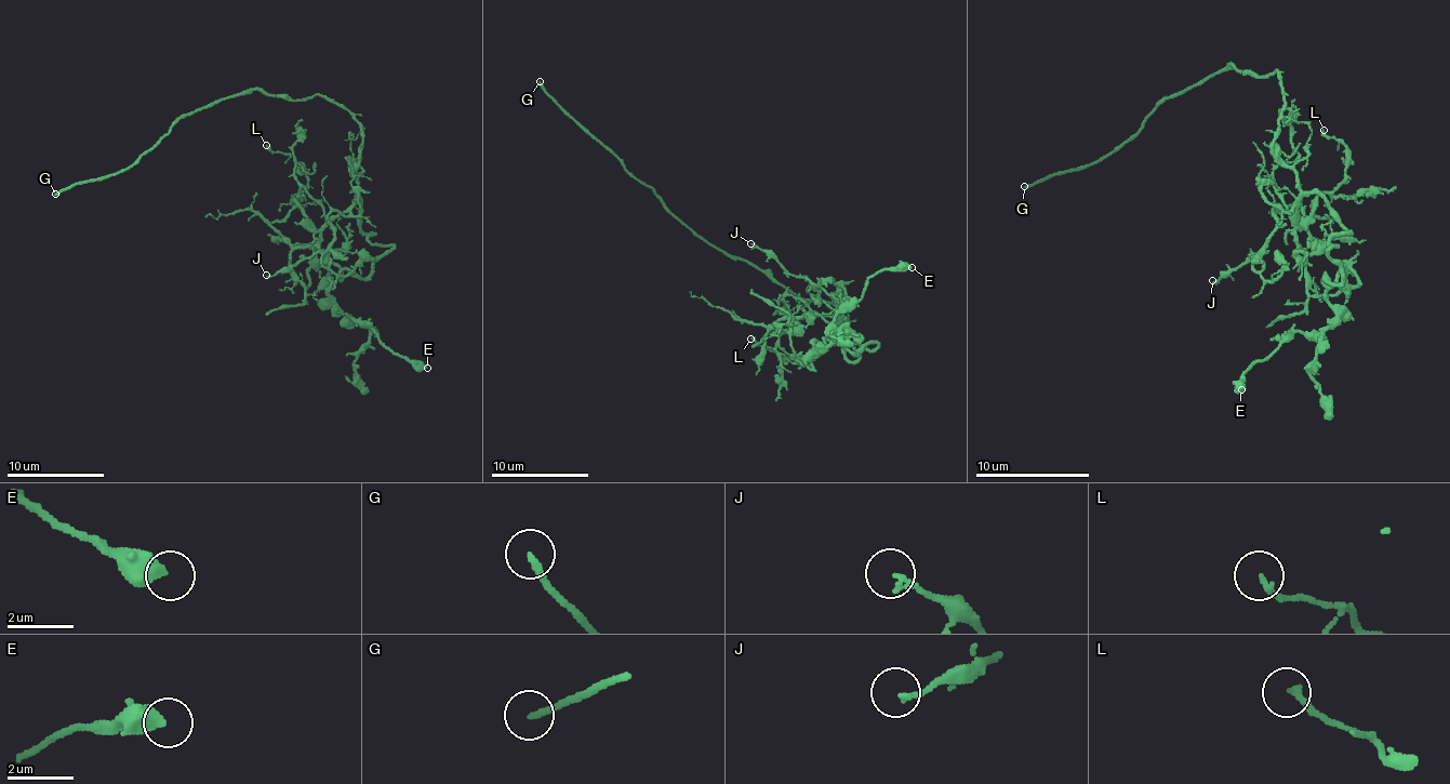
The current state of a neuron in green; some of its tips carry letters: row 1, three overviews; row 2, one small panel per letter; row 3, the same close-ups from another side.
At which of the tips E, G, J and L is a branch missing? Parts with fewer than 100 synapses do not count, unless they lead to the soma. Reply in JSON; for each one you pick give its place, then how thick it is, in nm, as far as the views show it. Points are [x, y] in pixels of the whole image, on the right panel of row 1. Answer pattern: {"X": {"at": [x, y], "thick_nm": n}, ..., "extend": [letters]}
{"G": {"at": [1024, 186], "thick_nm": 190}, "extend": ["G"]}

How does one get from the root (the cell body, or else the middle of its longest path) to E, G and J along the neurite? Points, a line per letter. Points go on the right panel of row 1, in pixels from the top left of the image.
E: (1275, 132), (1273, 153), (1349, 233), (1329, 241), (1335, 320), (1289, 335), (1241, 389)
G: (1275, 132), (1284, 107), (1278, 72), (1252, 76), (1229, 64), (1164, 98), (1104, 158), (1024, 186)
J: (1275, 132), (1273, 153), (1295, 172), (1301, 201), (1289, 212), (1275, 207), (1269, 241), (1249, 261), (1212, 280)

